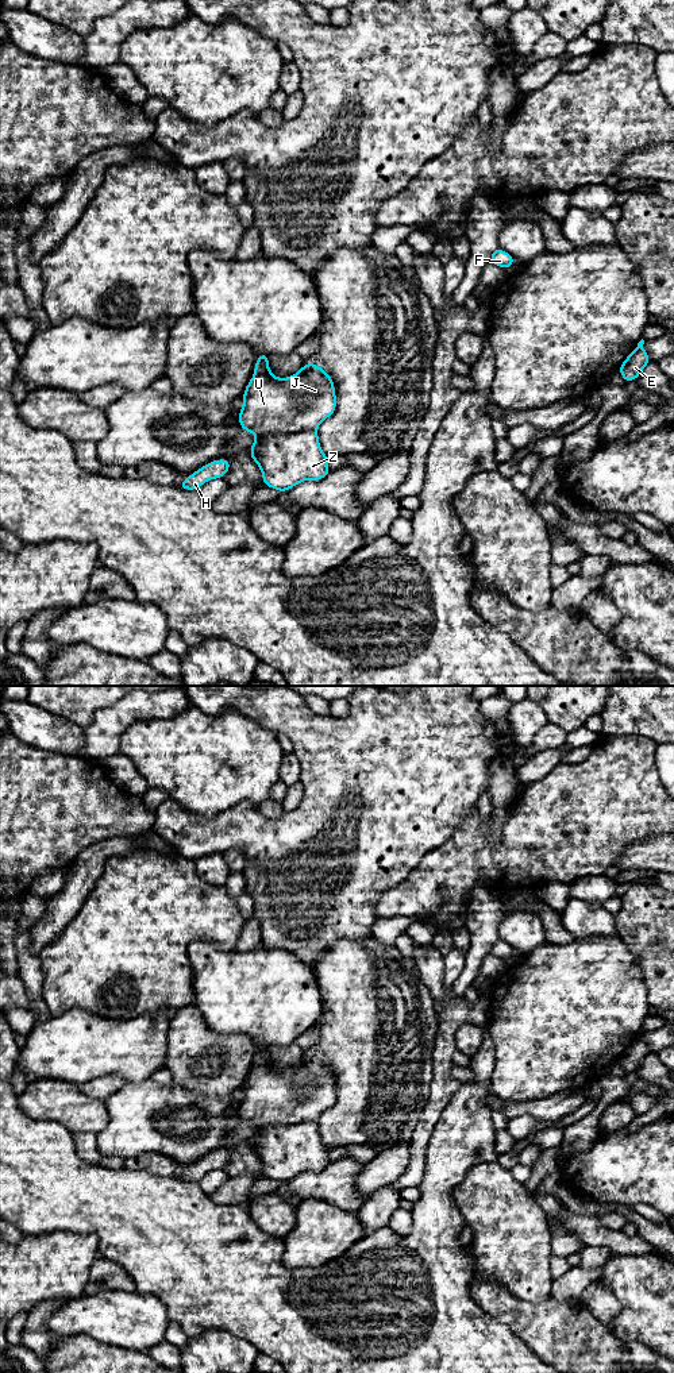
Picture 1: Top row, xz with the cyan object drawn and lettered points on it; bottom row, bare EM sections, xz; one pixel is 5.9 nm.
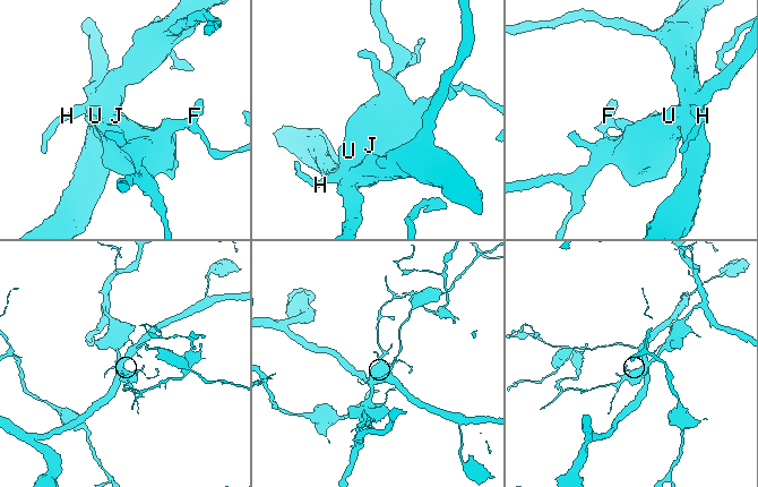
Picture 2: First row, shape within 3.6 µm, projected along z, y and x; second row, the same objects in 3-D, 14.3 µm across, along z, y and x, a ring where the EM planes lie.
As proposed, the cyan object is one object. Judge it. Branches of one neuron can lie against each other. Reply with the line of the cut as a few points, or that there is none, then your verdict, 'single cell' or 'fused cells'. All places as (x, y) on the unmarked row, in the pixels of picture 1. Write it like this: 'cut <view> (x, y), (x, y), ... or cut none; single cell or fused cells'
cut xz (315, 1121), (272, 1123), (260, 1136), (254, 1150); fused cells

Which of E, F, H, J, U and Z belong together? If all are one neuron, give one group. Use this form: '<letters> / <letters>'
E F H J U / Z

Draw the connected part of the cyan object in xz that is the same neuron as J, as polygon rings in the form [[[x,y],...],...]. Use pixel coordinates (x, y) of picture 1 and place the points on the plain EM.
[[[258,1046],[238,1107],[242,1121],[255,1126],[250,1138],[253,1152],[267,1126],[317,1122],[336,1100],[334,1071],[323,1058],[308,1053],[294,1067],[277,1069],[269,1060],[269,1049]]]

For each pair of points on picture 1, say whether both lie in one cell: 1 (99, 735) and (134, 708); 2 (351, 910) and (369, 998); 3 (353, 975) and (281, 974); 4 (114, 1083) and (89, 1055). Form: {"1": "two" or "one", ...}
{"1": "one", "2": "two", "3": "two", "4": "two"}

